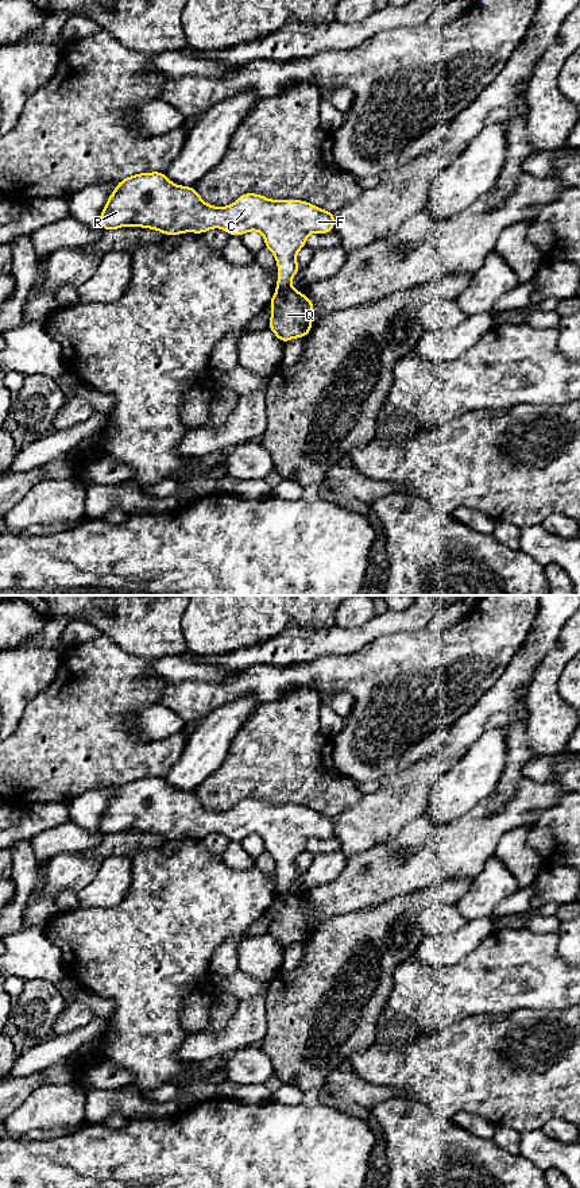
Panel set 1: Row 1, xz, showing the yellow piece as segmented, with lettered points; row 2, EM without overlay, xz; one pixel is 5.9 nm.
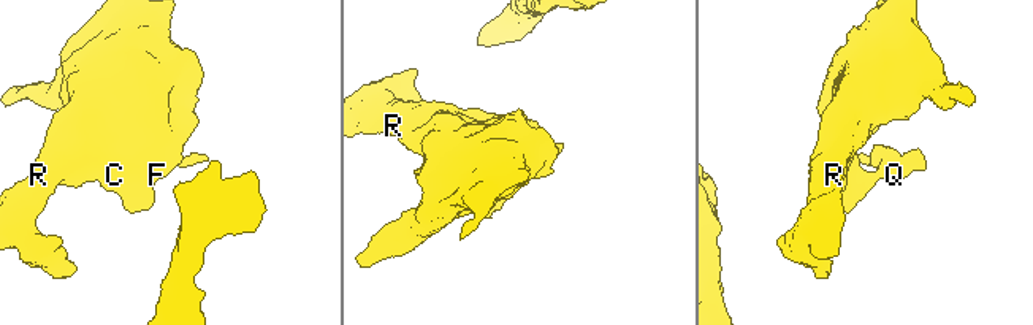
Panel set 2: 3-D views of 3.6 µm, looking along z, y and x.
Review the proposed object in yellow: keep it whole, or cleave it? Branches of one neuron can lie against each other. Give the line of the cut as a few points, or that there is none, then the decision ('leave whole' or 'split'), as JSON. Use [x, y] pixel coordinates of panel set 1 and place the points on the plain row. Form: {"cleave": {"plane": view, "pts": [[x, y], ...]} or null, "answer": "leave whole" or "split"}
{"cleave": {"plane": "xz", "pts": [[290, 891], [277, 893]]}, "answer": "split"}

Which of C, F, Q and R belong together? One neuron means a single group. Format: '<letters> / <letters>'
C F R / Q

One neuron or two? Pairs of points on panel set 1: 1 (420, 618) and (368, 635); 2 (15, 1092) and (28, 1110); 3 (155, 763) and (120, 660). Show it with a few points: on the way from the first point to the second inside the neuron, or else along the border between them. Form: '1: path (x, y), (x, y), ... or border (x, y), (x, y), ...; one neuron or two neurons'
1: path (408, 620), (381, 625); one neuron
2: border (50, 1084), (38, 1087), (14, 1111); two neurons
3: path (127, 744), (112, 729), (113, 689); one neuron

